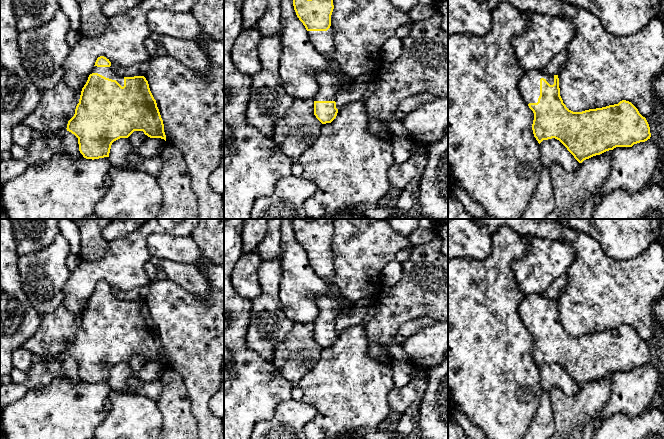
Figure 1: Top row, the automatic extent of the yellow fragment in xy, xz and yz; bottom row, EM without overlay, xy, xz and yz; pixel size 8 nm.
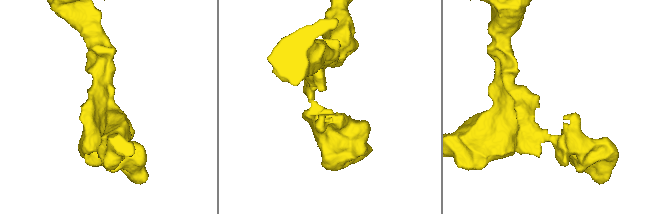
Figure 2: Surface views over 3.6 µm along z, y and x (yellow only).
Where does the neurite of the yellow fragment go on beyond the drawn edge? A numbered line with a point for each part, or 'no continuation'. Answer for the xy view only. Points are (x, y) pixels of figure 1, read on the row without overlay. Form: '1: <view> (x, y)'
1: xy (107, 296)

